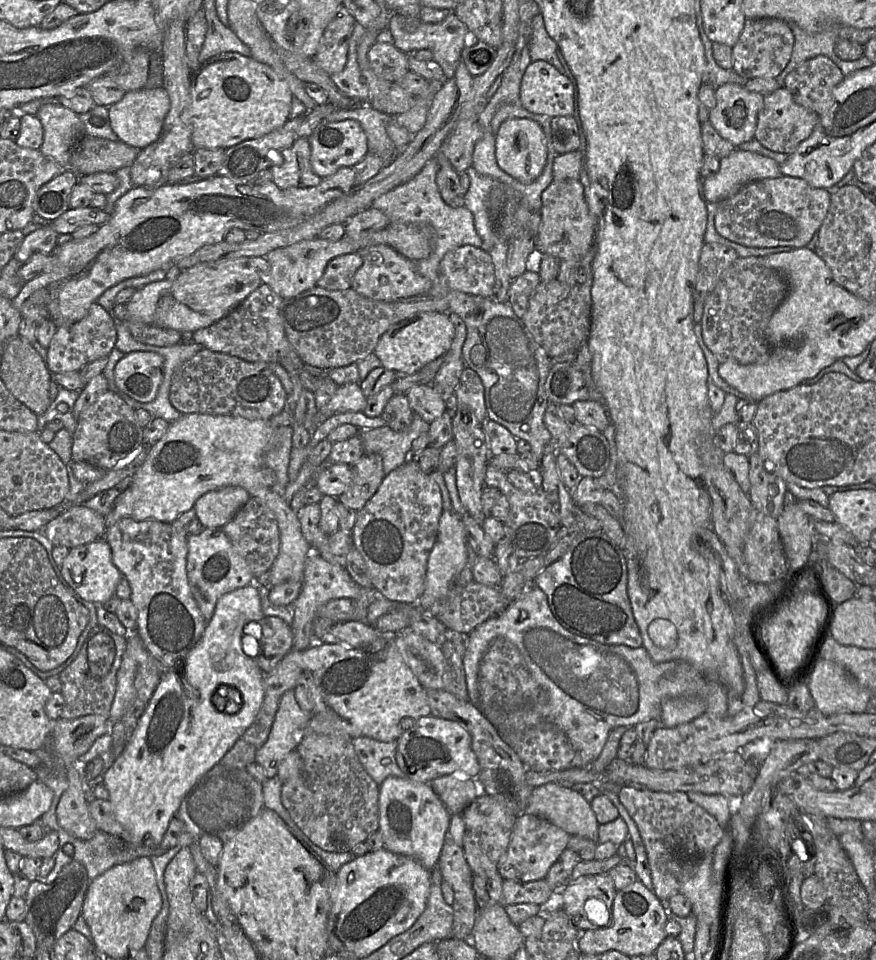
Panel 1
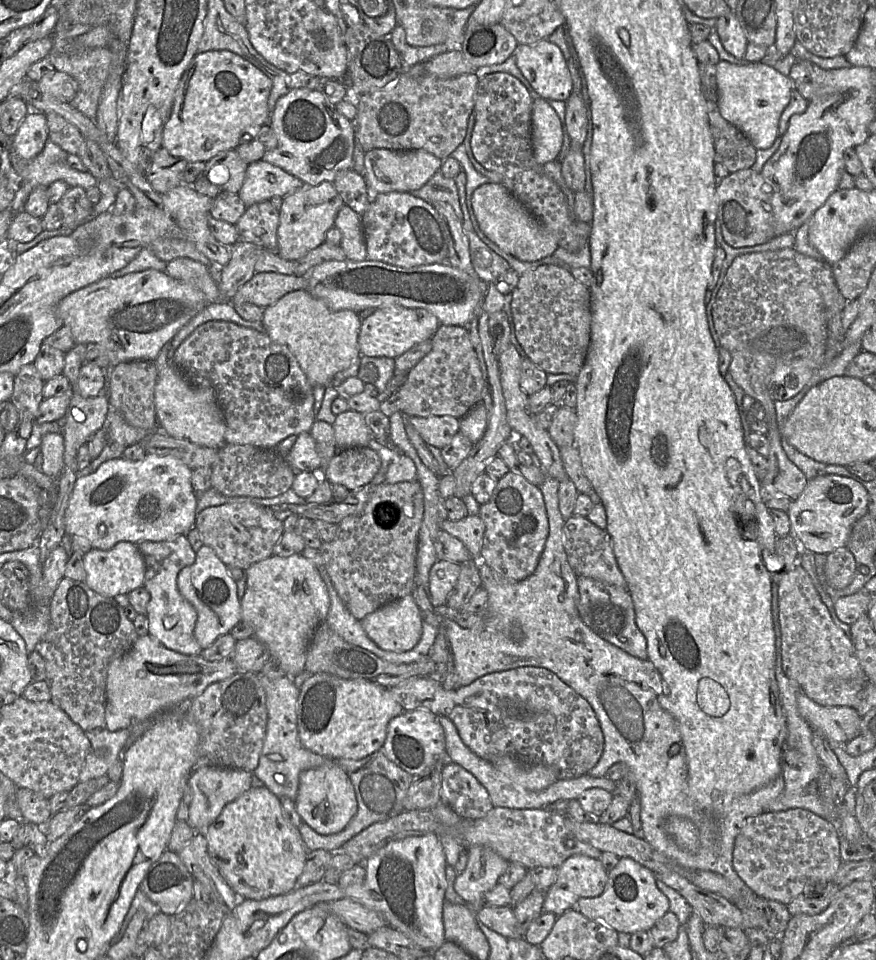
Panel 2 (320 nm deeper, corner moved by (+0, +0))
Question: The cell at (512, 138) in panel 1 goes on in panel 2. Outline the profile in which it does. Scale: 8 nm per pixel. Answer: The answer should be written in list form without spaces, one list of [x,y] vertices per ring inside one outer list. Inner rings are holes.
[[[541,97],[534,99],[531,113],[533,156],[545,165],[554,161],[563,145],[563,126],[553,107]]]

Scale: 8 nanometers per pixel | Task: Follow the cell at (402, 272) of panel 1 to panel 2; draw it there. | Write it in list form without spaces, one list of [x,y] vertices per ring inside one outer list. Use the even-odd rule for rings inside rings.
[[[352,168],[340,171],[332,182],[344,204],[360,216],[369,206],[368,187],[364,176]]]

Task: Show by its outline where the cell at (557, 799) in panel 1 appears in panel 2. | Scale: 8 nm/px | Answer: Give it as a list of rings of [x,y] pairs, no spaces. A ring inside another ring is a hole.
[[[619,858],[618,864],[608,872],[607,877],[604,891],[600,896],[580,898],[576,904],[576,909],[588,919],[602,922],[617,932],[633,934],[639,931],[649,931],[669,911],[669,900],[657,887],[655,874],[633,859]]]

